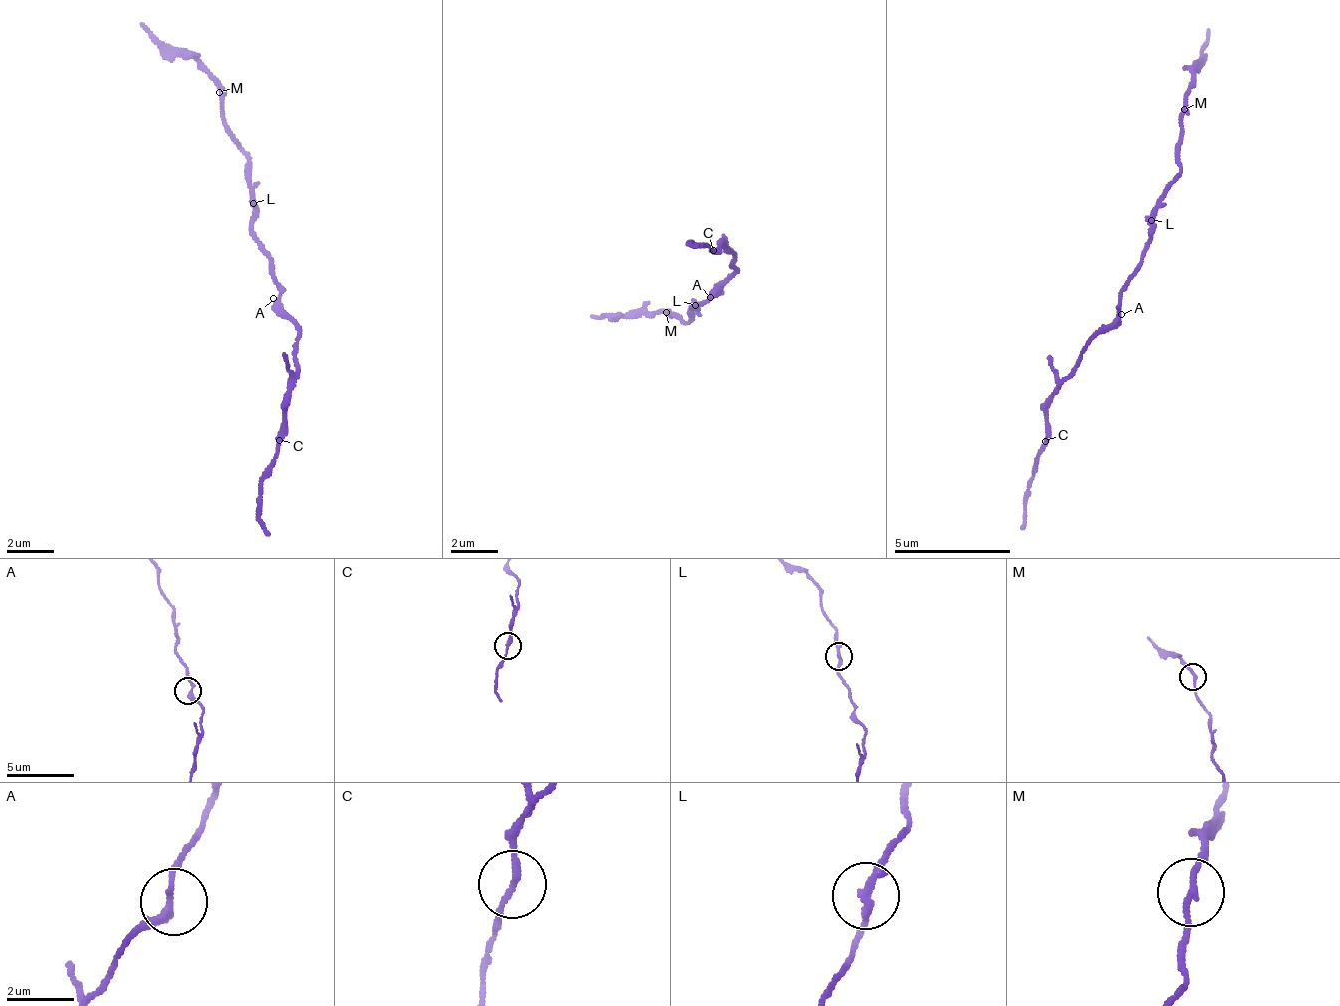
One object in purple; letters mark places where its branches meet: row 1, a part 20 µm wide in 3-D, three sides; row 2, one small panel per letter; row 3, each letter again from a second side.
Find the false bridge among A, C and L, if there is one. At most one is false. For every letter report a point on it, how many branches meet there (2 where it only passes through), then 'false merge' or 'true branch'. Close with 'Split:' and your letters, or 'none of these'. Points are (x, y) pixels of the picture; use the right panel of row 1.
A: (1121, 314) | 2 | true branch
C: (1045, 441) | 2 | true branch
L: (1151, 220) | 2 | true branch
Split: none of these

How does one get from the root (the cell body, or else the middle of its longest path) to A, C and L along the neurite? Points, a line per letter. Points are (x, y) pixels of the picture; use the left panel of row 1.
A: (273, 263), (278, 293), (273, 298)
C: (273, 263), (283, 314), (299, 335), (298, 379), (285, 393), (285, 434), (279, 440)
L: (273, 263), (273, 257), (251, 224), (251, 201)

